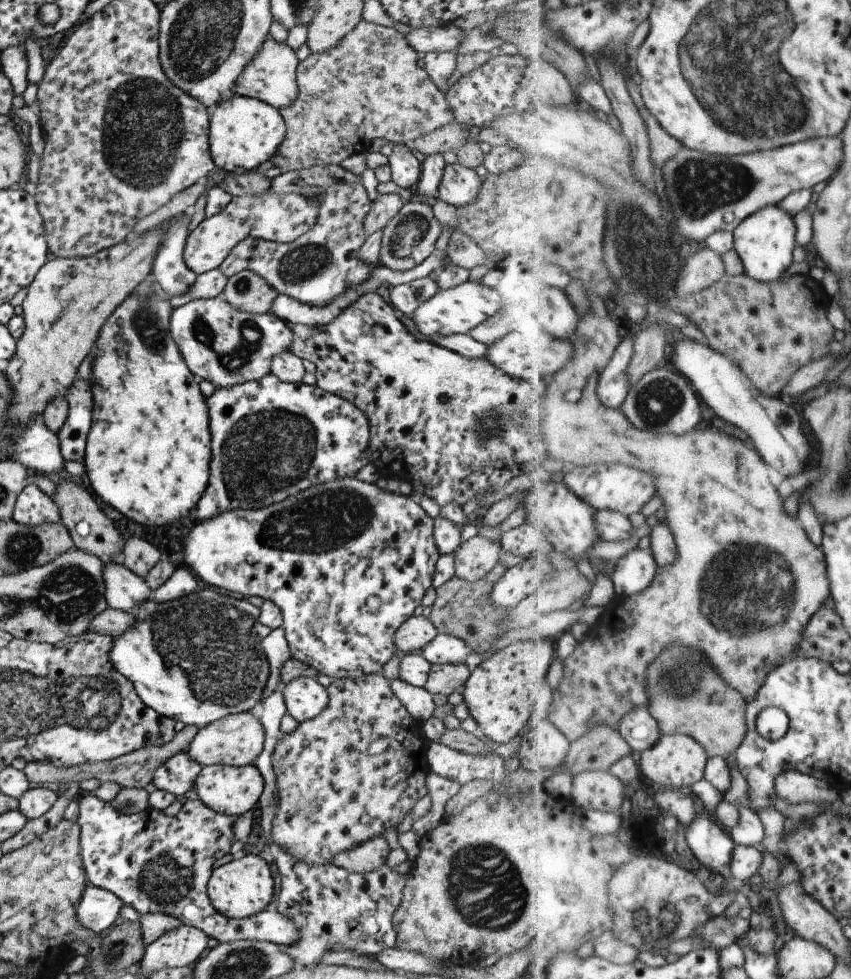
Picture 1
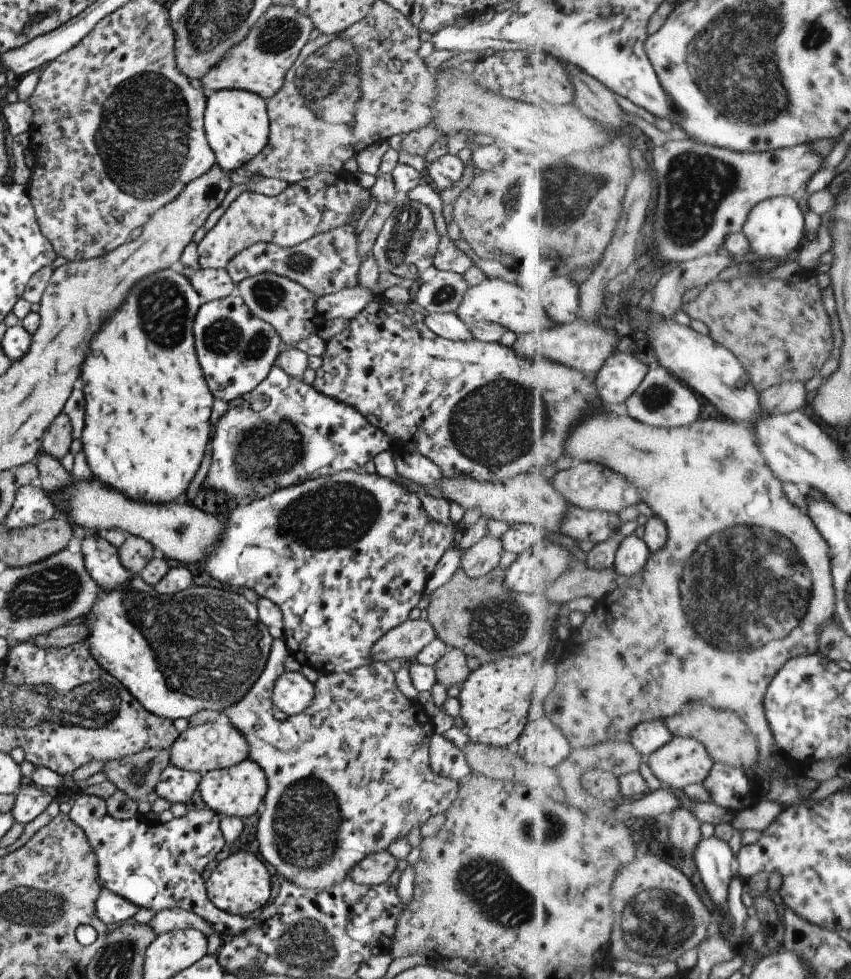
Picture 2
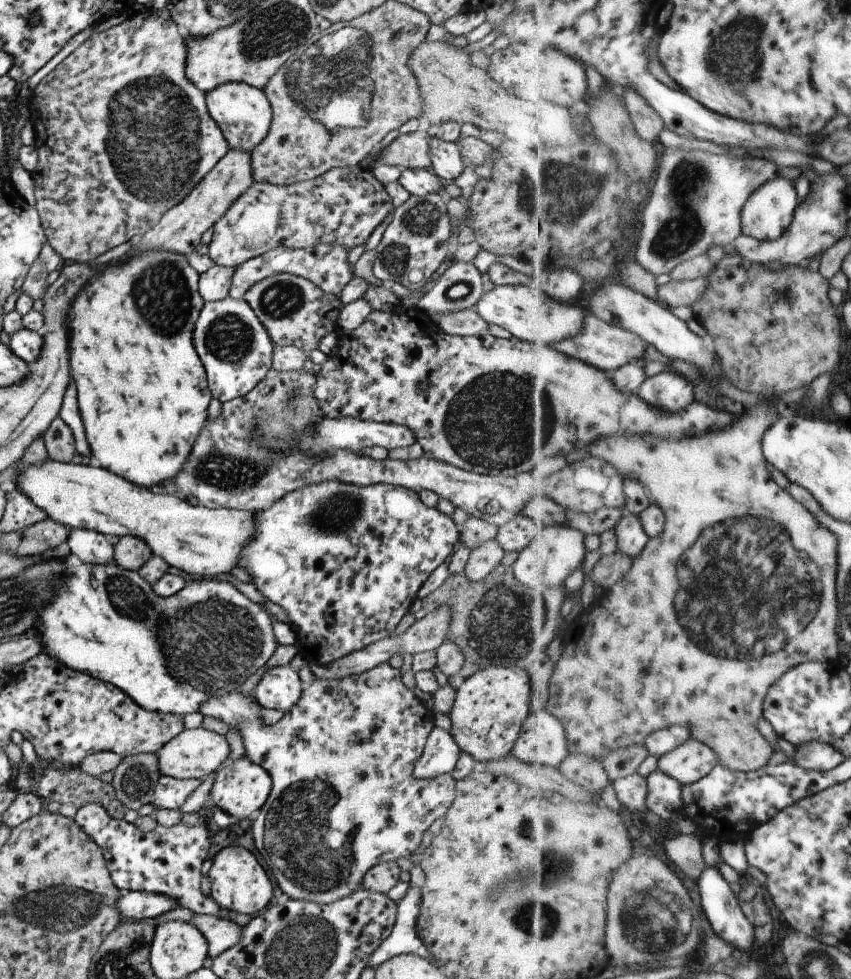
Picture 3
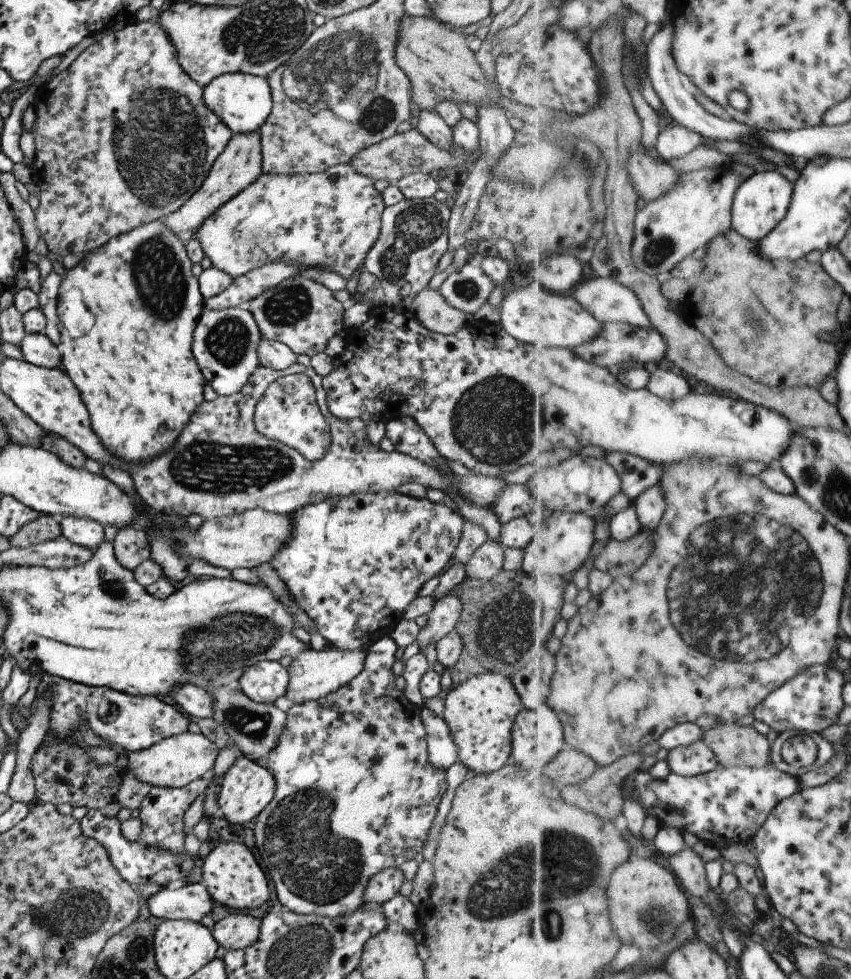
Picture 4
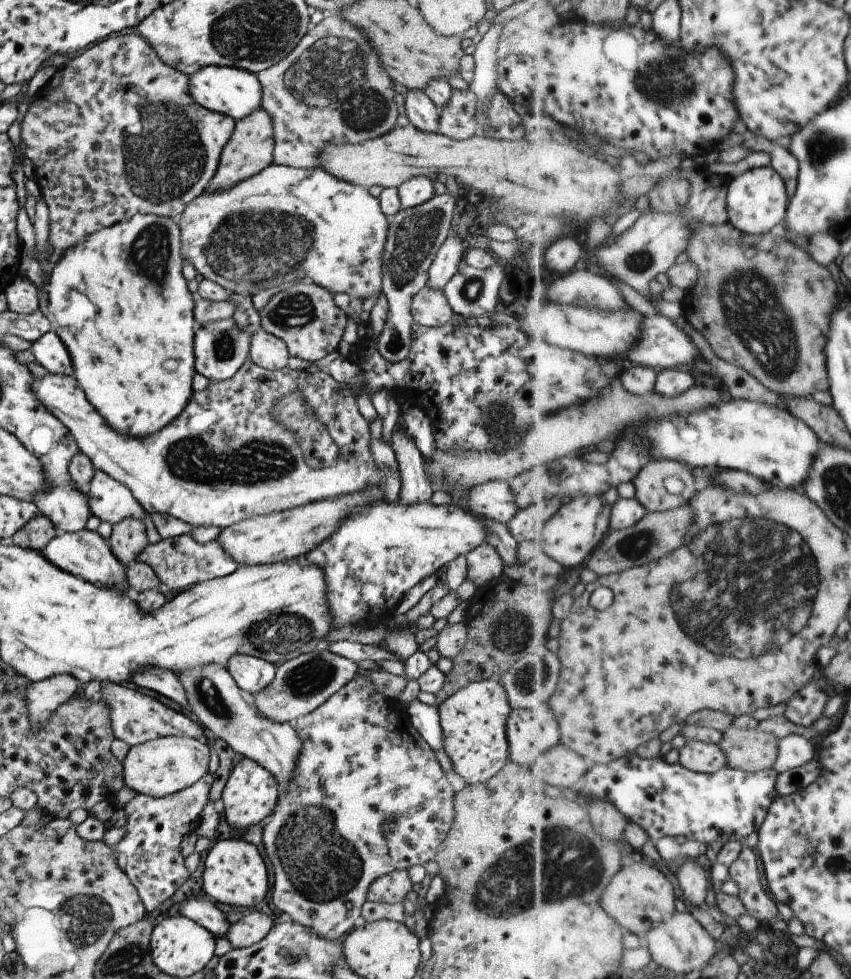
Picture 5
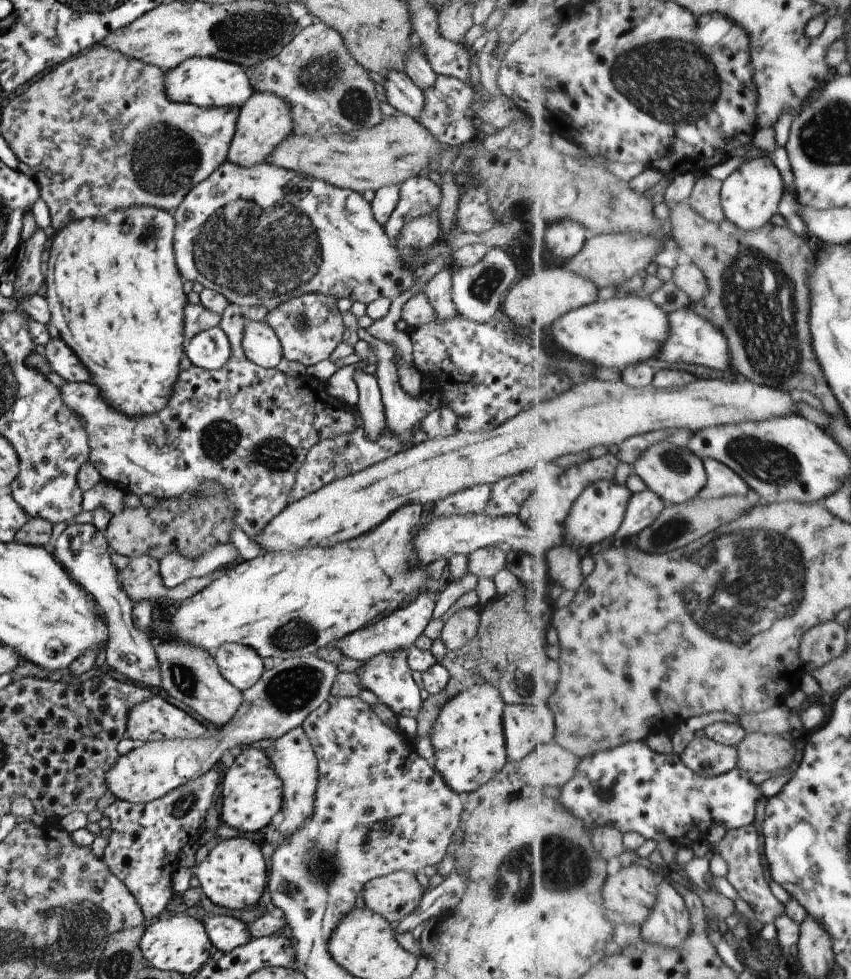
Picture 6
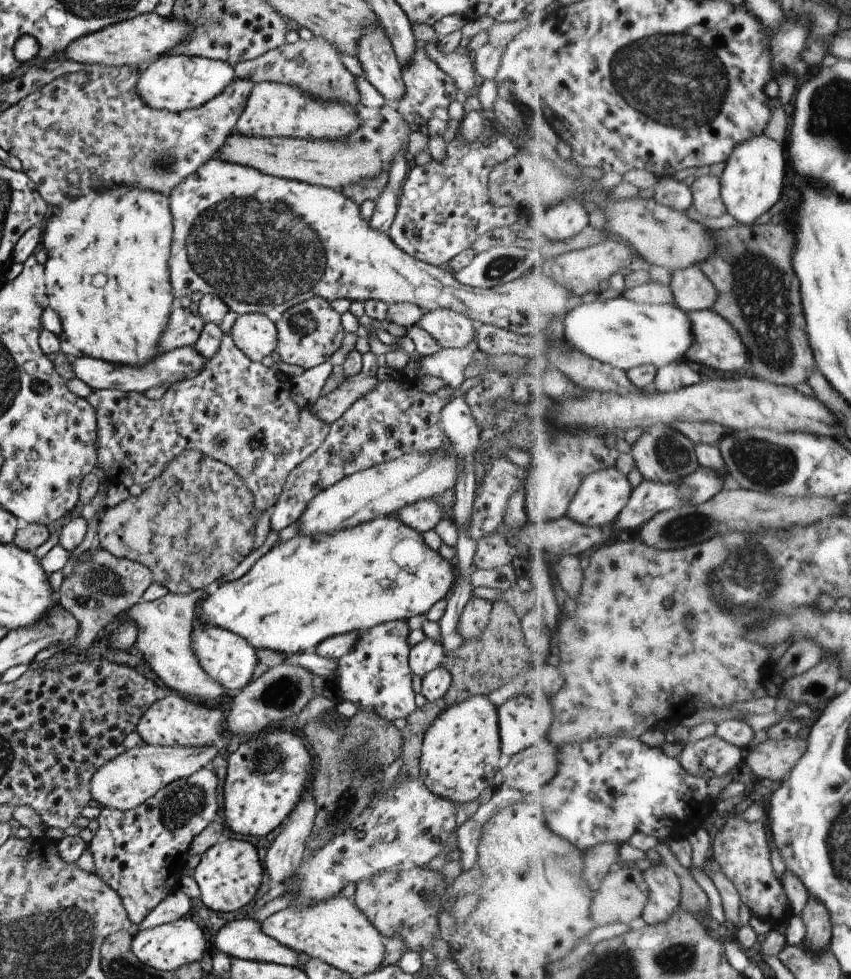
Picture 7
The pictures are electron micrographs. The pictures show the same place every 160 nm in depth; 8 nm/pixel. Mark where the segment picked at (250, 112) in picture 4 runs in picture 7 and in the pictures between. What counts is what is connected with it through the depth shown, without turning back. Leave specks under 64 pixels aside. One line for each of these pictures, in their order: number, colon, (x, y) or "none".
5: (234, 92)
6: (201, 81)
7: (177, 83)

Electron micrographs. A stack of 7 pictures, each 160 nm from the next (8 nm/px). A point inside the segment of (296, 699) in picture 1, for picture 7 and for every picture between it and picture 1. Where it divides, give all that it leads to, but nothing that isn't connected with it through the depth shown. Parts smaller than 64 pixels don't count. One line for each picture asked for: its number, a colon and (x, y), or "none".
2: (291, 692)
3: (279, 688)
4: (263, 682)
5: (252, 674)
6: (239, 665)
7: (229, 660)

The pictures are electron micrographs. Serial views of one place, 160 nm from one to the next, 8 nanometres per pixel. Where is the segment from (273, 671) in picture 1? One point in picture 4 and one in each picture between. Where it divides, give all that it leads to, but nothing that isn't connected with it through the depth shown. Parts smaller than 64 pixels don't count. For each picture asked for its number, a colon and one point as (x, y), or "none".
2: (346, 776)
3: (342, 798)
4: (355, 794)

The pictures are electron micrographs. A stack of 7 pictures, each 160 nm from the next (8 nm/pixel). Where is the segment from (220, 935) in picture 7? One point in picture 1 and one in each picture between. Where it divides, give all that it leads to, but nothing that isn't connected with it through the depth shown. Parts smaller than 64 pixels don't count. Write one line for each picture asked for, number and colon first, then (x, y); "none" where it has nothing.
1: (97, 910)
2: (110, 908)
3: (133, 905)
4: (191, 902)
5: (201, 910)
6: (225, 933)

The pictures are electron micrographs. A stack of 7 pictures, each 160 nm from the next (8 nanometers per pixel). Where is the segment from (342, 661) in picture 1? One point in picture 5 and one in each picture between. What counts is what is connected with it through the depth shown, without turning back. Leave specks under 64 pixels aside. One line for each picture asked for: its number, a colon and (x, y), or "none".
2: (345, 556)
3: (345, 562)
4: (352, 564)
5: (374, 556)

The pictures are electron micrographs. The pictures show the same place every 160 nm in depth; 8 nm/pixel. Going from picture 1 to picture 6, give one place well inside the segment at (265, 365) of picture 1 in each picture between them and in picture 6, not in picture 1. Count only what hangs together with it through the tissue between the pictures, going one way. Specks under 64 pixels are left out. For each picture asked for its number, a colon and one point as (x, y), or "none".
2: (235, 350)
3: (235, 351)
4: (223, 345)
5: (219, 348)
6: (210, 349)

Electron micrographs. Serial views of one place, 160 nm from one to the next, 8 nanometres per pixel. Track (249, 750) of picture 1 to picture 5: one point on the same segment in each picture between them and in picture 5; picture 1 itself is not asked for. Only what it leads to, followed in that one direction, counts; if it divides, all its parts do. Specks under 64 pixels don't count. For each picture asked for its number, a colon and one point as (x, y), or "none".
2: (200, 748)
3: (194, 753)
4: (175, 761)
5: (162, 766)

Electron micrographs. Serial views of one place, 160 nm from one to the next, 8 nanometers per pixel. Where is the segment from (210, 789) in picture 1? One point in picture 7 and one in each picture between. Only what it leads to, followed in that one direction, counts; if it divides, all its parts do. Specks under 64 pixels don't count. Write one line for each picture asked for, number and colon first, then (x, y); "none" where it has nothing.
2: (237, 790)
3: (240, 788)
4: (245, 789)
5: (250, 792)
6: (251, 794)
7: (264, 778)

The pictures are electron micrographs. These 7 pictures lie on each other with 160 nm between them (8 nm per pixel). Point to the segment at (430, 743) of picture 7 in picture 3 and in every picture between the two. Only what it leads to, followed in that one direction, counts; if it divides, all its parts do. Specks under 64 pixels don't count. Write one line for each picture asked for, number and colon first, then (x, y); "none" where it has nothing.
3: (488, 707)
4: (479, 712)
5: (473, 719)
6: (467, 737)

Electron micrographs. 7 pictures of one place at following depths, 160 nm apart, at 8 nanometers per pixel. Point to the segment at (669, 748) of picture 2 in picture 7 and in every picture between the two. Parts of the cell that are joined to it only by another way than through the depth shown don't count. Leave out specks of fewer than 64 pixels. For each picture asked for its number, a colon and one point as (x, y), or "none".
3: (688, 763)
4: (699, 758)
5: (699, 756)
6: (705, 756)
7: (710, 757)

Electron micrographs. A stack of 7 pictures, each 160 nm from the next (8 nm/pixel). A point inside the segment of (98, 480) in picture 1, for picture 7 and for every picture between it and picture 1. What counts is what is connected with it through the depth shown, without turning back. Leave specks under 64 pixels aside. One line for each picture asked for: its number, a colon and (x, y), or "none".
2: (146, 418)
3: (141, 391)
4: (134, 370)
5: (118, 302)
6: (112, 289)
7: (106, 276)

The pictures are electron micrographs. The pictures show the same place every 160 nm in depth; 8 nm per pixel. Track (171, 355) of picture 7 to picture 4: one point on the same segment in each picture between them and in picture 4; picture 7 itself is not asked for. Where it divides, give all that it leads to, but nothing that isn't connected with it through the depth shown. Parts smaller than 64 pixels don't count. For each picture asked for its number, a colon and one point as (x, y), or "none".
4: (36, 349)
5: (48, 351)
6: (63, 362)

